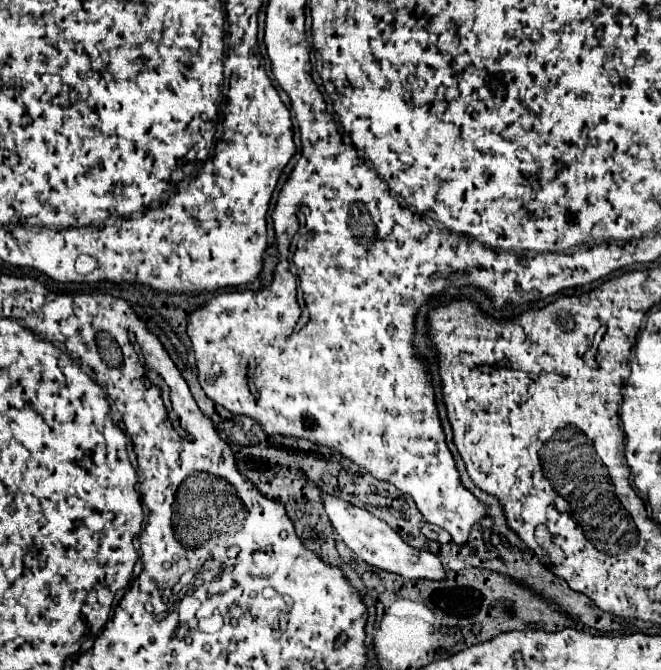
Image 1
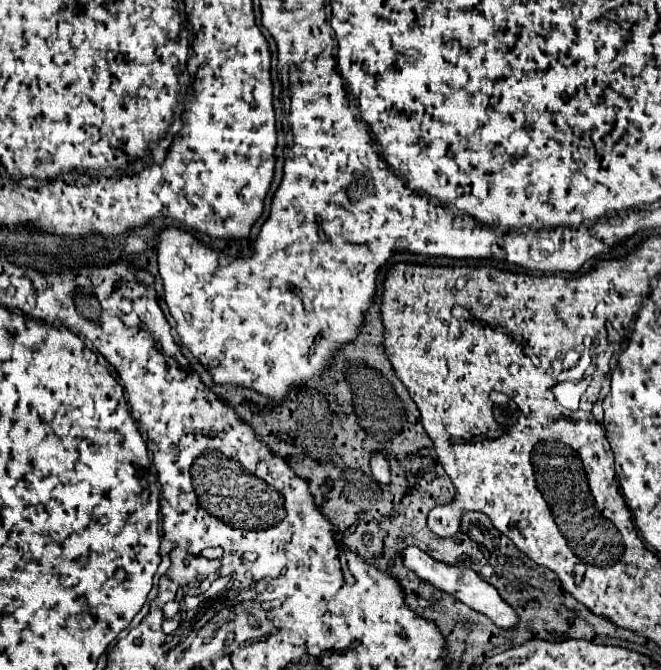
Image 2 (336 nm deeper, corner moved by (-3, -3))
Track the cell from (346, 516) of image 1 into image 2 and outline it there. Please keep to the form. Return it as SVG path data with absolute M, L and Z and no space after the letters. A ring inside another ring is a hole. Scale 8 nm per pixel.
M409 546L403 550L403 566L409 568L411 572L415 572L421 580L433 584L435 588L455 596L457 600L461 600L463 604L471 606L473 610L489 616L499 628L513 628L517 624L517 614L515 610L499 596L497 588L493 588L489 582L485 582L477 572L473 572L471 568L461 568L461 566L451 566L451 564L445 564L445 562L437 562L433 560L429 554L425 554L423 550L419 550L417 546Z

